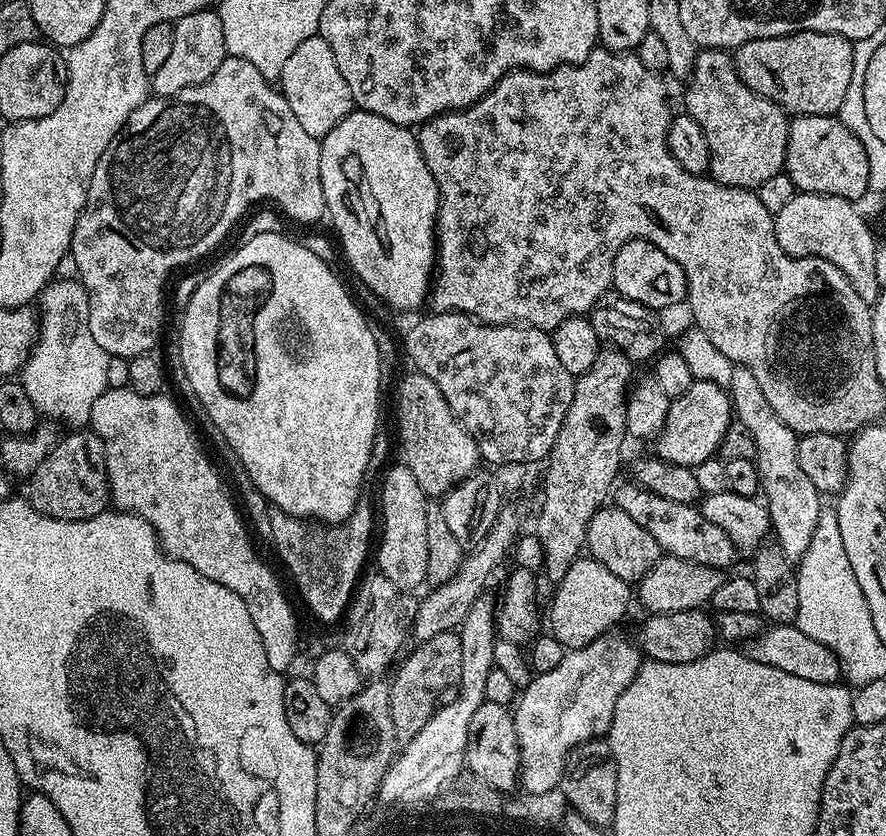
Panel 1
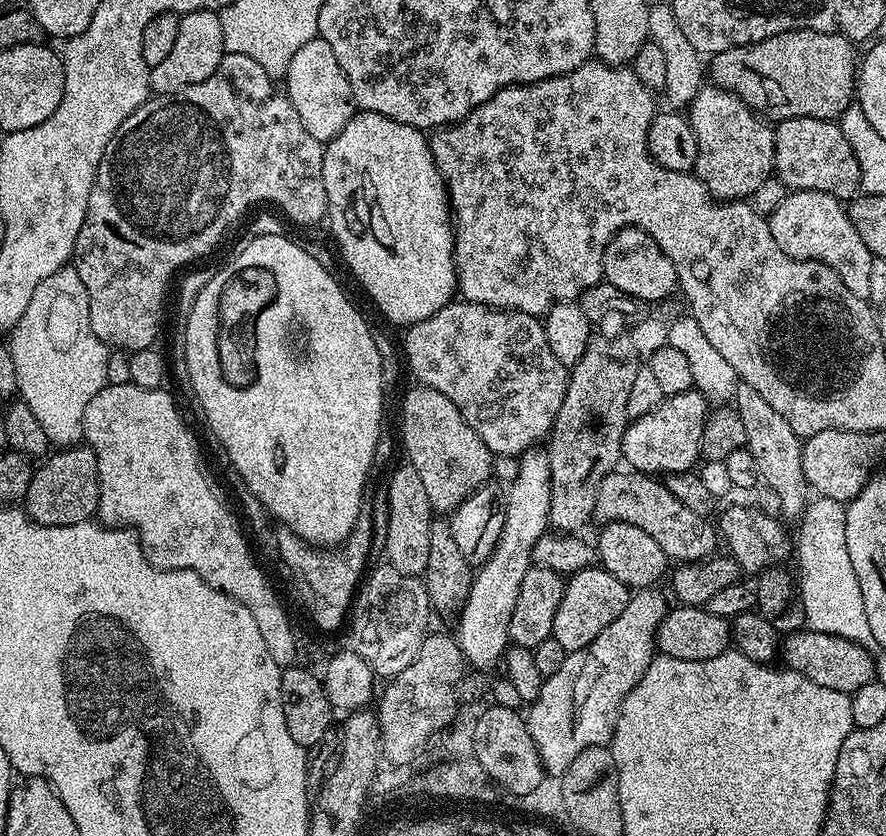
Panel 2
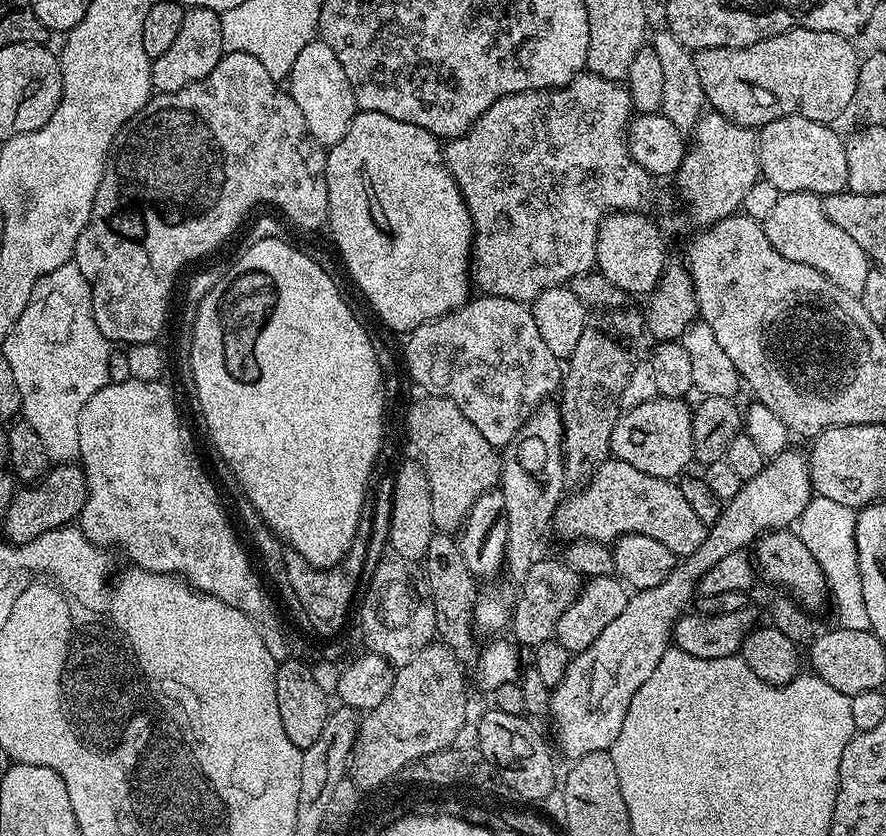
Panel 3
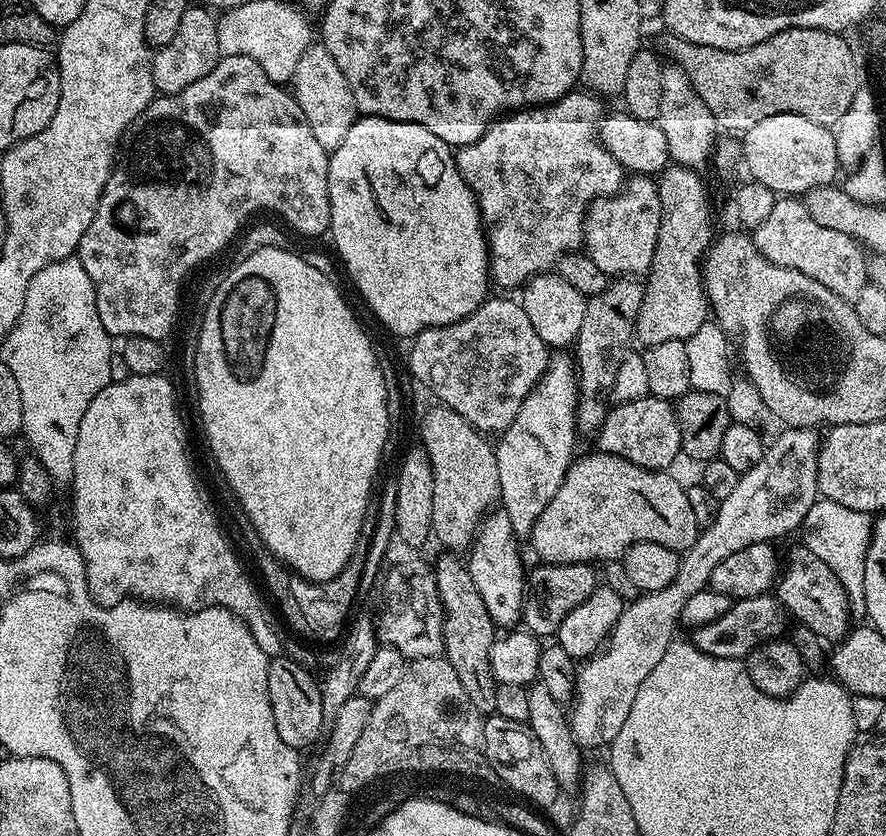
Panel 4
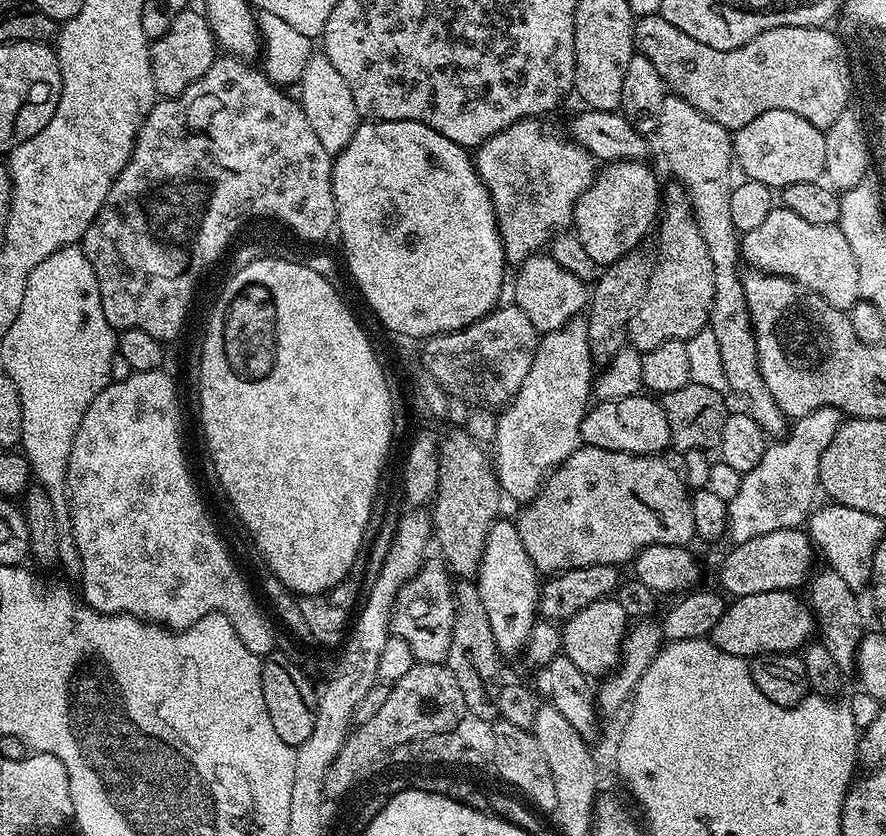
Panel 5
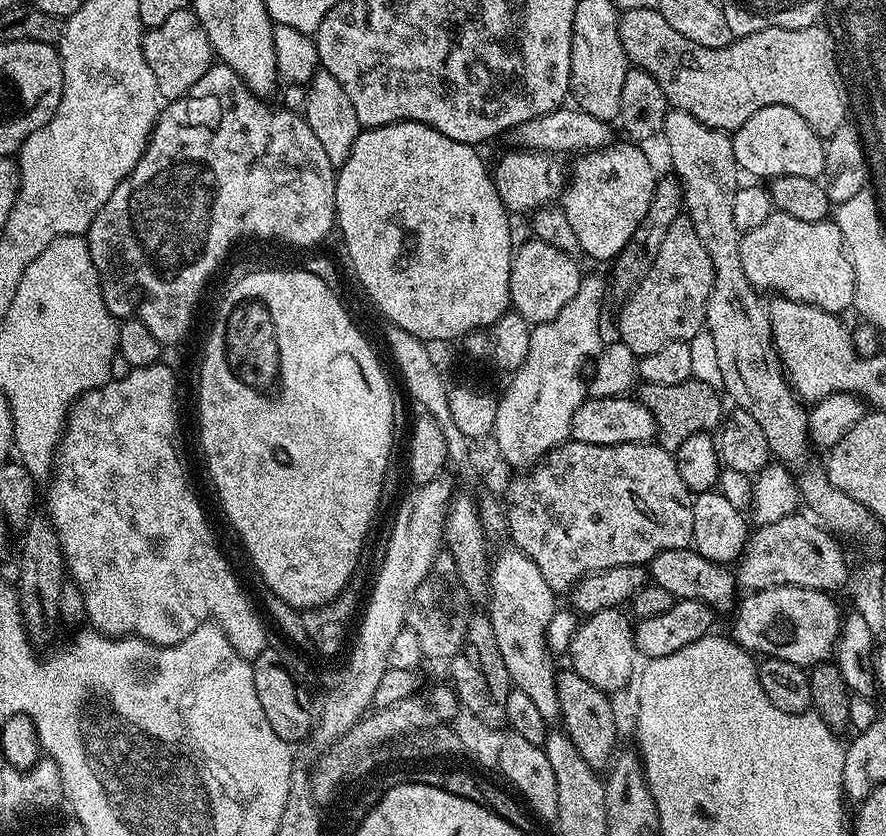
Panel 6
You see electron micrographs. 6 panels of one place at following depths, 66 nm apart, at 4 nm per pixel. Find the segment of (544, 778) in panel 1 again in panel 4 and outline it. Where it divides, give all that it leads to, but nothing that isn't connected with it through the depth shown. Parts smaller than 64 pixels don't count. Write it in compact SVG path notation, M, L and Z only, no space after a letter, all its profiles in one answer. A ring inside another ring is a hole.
M785 427L783 431L773 444L771 441L765 447L762 462L750 466L750 470L739 477L735 489L719 501L715 516L697 536L694 546L680 556L674 582L662 586L662 590L637 595L637 600L629 599L604 647L579 665L570 721L581 749L600 748L603 744L605 747L618 738L618 730L622 730L622 722L630 715L630 706L634 706L638 686L642 686L650 670L662 662L666 646L677 639L676 628L686 602L708 587L714 566L729 554L746 550L746 546L779 541L779 536L788 536L803 525L806 510L810 510L818 498L821 437L814 428Z

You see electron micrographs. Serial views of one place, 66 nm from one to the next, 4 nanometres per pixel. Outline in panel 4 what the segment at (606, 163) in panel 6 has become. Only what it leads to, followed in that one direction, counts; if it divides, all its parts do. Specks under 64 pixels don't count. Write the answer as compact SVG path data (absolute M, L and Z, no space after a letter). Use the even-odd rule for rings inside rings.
M633 175L619 192L612 196L599 196L588 206L584 215L583 251L609 278L640 278L652 269L652 259L658 246L660 229L660 199L656 180L651 176Z

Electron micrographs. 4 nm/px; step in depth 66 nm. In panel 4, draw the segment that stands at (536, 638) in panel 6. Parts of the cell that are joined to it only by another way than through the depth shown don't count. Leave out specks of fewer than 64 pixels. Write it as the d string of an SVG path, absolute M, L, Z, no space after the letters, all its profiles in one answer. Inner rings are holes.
M496 506L481 520L480 531L466 556L470 578L474 578L474 586L478 586L482 602L486 602L492 623L500 630L515 629L522 620L526 567L520 561L520 544L514 534L514 526L510 526L510 514L506 514L502 506Z

